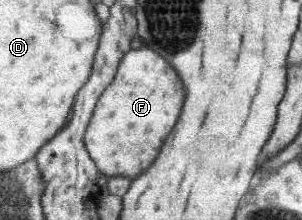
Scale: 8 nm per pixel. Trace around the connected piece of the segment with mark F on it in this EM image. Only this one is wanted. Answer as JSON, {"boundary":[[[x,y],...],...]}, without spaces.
{"boundary":[[[144,45],[128,51],[116,80],[96,106],[96,116],[88,128],[90,132],[86,132],[87,149],[100,172],[132,179],[142,173],[141,169],[148,170],[176,126],[184,98],[186,88],[164,56]]]}

